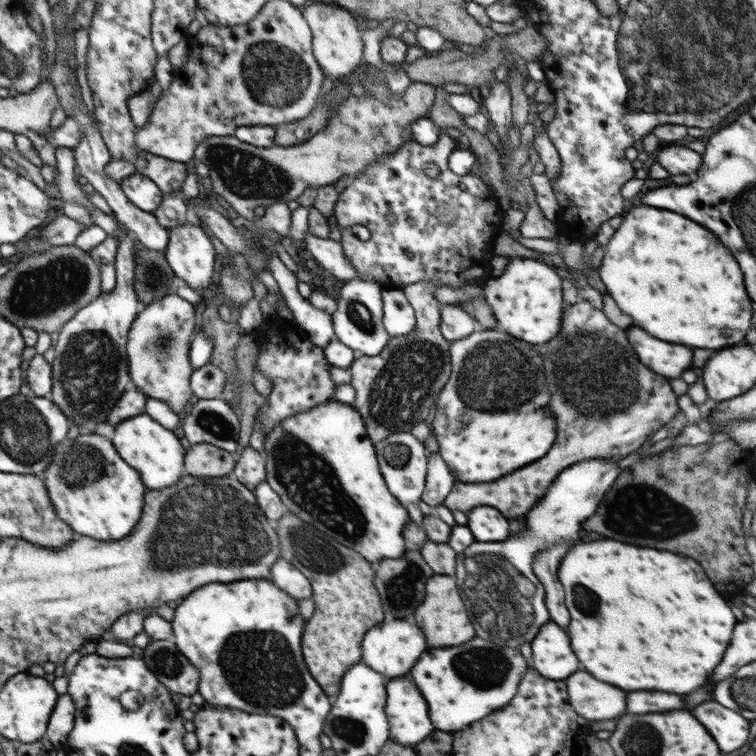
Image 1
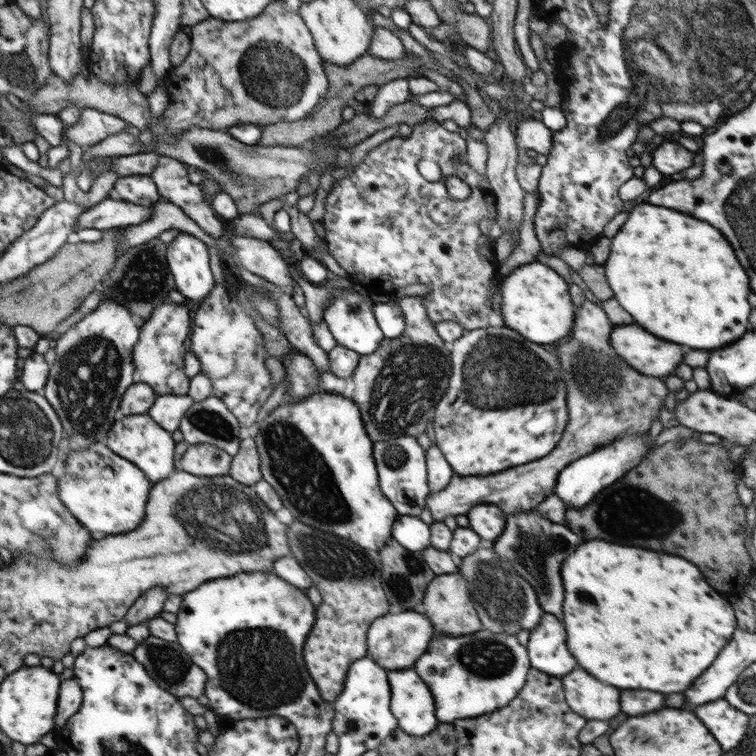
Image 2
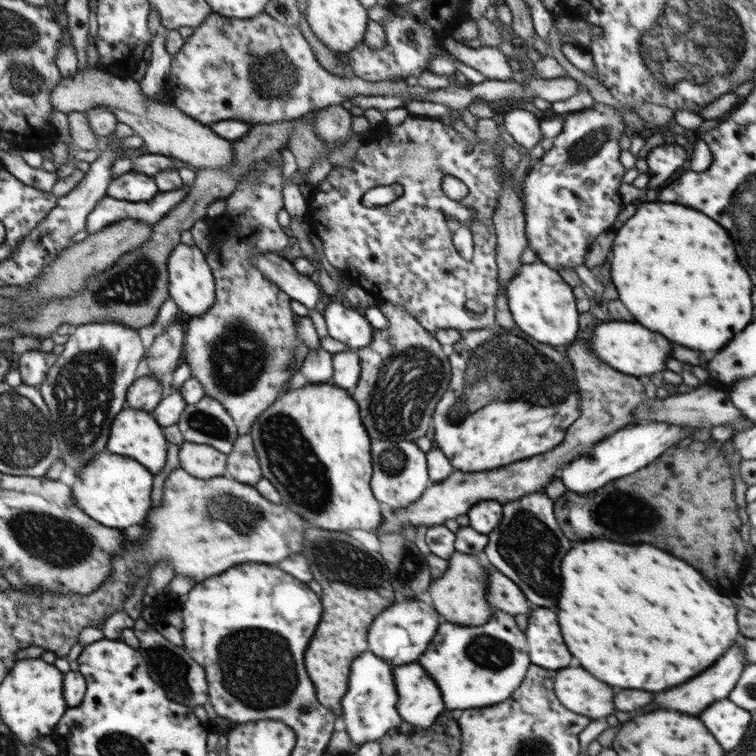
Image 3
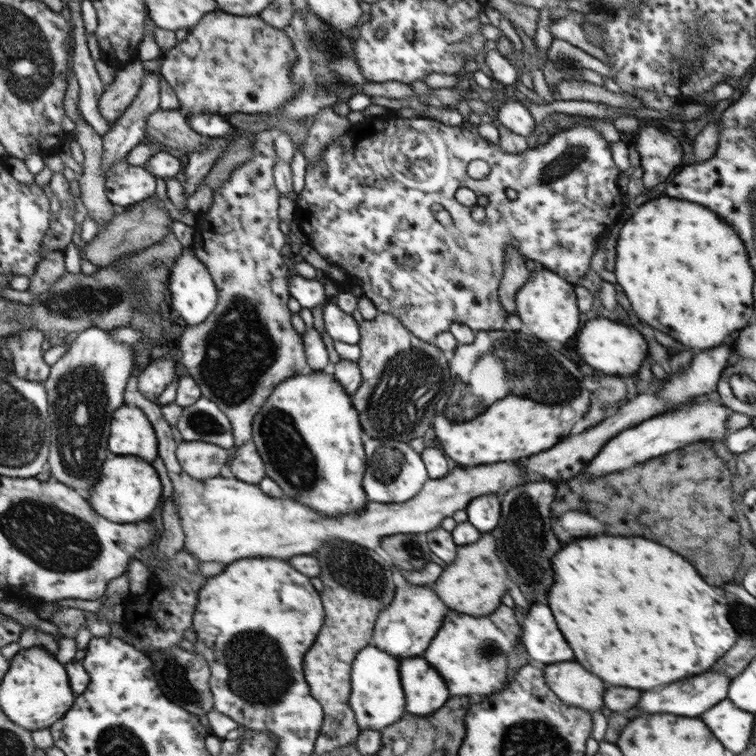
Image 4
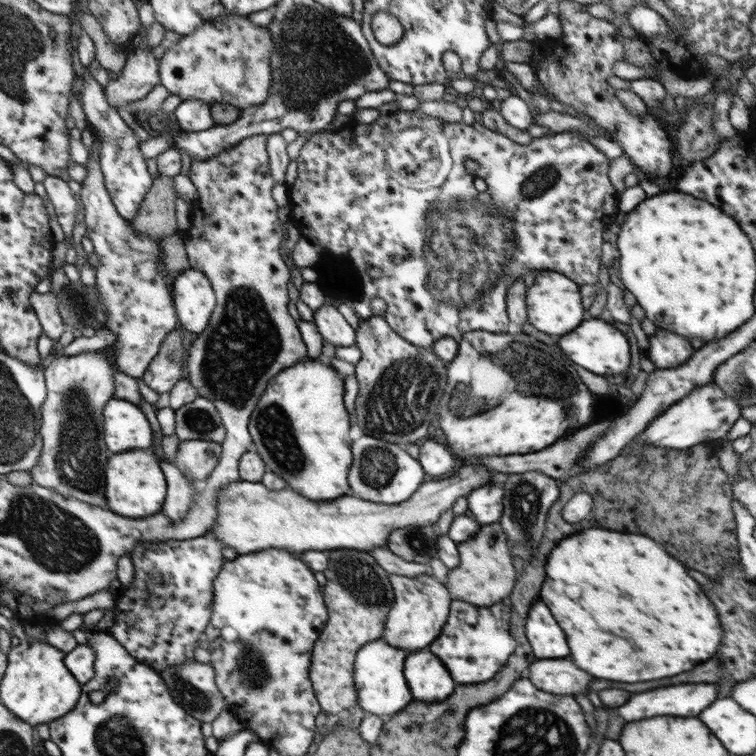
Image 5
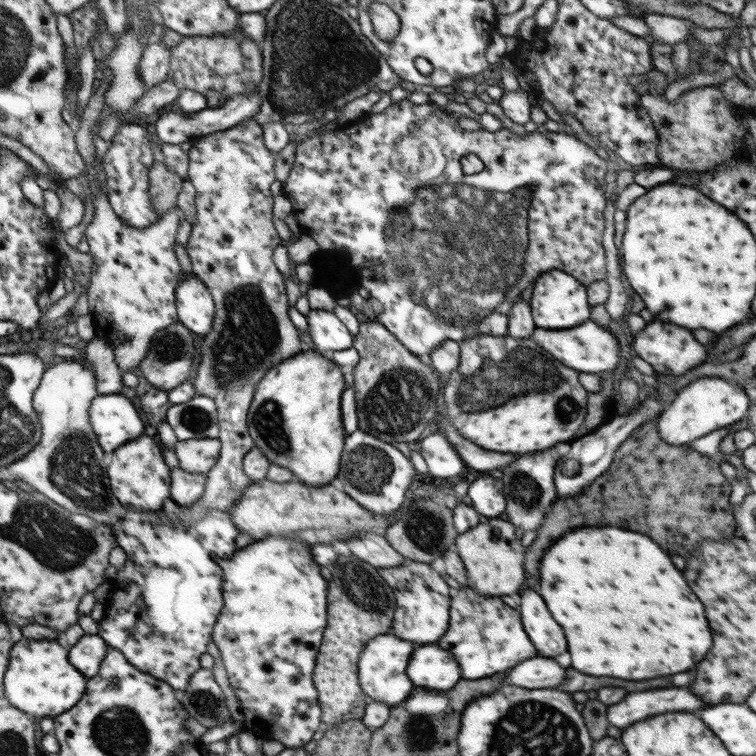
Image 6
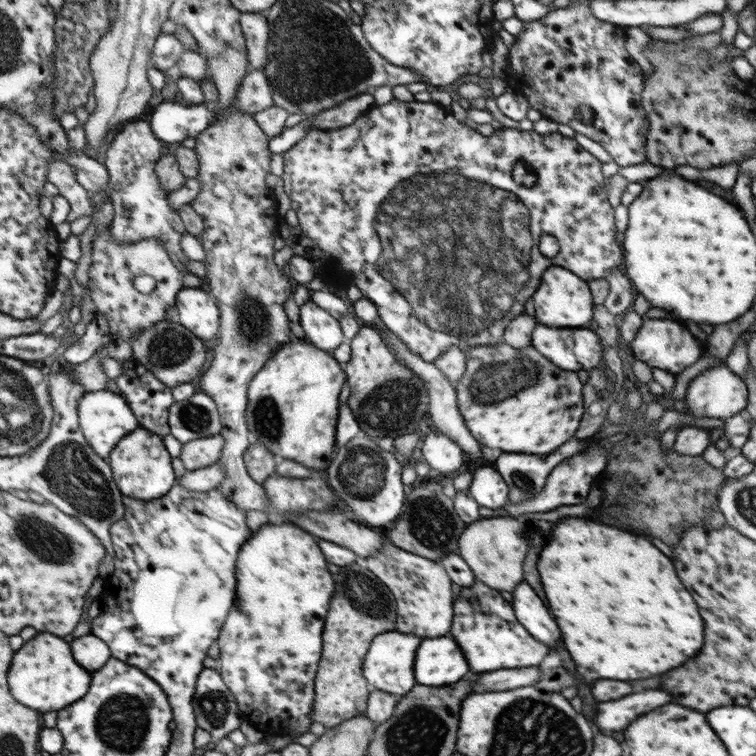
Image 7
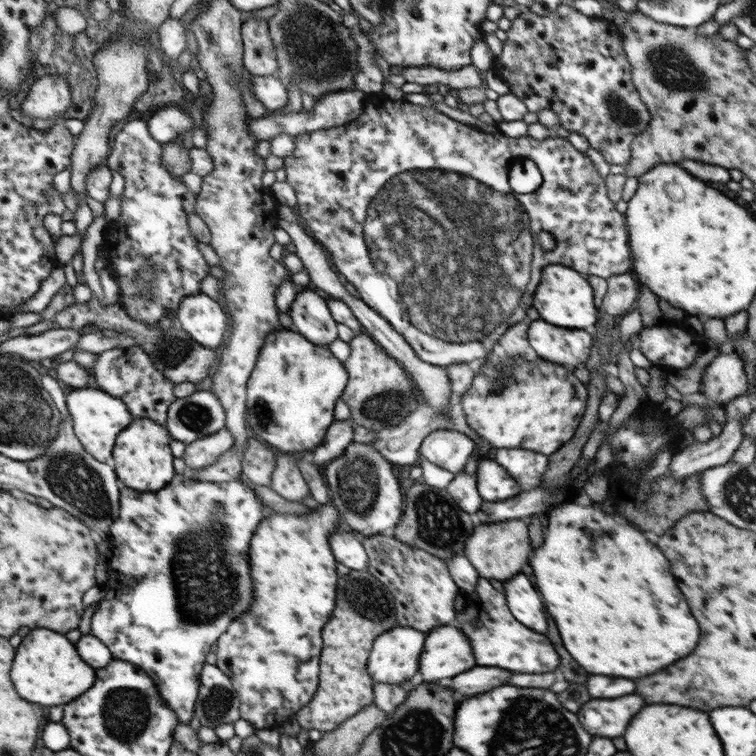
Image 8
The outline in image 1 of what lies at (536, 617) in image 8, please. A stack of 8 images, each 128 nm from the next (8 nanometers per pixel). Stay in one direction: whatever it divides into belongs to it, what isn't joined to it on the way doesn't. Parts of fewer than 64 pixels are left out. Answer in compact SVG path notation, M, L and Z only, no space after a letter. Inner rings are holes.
M548 622L540 628L531 646L532 668L550 680L565 680L580 666L570 650L566 632L554 622Z

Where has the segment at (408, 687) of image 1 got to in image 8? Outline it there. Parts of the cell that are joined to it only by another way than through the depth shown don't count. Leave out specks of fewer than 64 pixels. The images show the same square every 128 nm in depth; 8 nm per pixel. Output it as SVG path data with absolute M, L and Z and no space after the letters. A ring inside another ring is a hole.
M438 626L427 634L425 640L418 668L418 677L422 682L452 678L476 666L472 646L460 628Z

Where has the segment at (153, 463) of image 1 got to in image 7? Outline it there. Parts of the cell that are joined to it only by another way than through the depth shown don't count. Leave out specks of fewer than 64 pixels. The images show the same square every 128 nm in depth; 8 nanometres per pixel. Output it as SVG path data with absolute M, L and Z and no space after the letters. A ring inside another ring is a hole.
M108 389L96 392L84 392L84 398L80 399L79 404L79 422L88 444L92 446L98 456L108 458L114 449L118 446L120 439L128 433L138 428L136 416L128 402L122 398L122 395L108 391Z

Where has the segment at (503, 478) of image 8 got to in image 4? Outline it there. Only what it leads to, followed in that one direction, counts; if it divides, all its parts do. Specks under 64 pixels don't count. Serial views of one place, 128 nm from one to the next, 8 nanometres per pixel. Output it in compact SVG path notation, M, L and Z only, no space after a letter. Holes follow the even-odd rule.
M482 494L472 499L465 508L468 522L476 527L481 533L490 533L499 523L501 516L501 499L498 500L494 494Z

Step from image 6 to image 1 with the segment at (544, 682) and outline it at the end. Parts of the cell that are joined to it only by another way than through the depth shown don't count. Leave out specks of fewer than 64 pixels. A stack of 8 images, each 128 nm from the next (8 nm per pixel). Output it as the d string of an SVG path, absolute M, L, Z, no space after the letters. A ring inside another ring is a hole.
M574 672L564 681L569 704L585 720L612 720L626 710L626 694L620 688L596 680L588 672Z

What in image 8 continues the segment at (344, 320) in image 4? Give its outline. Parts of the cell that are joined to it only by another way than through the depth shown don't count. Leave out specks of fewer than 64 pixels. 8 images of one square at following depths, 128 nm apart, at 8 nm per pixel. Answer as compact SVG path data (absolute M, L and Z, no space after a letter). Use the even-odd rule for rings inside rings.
M309 288L300 289L290 305L293 329L317 345L328 346L338 339L337 322L326 299Z

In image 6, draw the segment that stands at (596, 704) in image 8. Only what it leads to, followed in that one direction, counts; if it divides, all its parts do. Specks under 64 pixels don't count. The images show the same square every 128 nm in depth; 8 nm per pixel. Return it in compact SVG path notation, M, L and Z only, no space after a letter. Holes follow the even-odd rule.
M664 688L628 694L622 702L608 706L608 722L618 728L626 728L648 716L664 714L670 710L696 710L700 708L698 696L686 688Z

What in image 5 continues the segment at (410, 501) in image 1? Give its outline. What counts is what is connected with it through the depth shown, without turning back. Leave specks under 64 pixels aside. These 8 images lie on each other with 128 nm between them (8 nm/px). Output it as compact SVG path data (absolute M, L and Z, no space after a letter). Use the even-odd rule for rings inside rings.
M363 435L352 441L352 463L348 469L351 494L362 500L382 504L406 502L424 482L424 469L419 460L392 444L373 436Z

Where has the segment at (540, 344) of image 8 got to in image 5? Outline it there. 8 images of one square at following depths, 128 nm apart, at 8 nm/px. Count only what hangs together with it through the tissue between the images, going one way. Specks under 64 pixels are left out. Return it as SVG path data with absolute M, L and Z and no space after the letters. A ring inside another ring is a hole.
M587 317L570 334L564 334L558 340L560 351L564 352L574 364L586 368L586 370L610 377L625 372L630 364L630 344L624 333L614 325L599 317Z

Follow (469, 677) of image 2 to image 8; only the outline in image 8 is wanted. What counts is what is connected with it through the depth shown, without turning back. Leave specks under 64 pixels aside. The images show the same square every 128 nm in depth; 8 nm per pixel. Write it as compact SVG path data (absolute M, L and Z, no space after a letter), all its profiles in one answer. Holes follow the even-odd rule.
M480 577L474 590L463 594L463 597L464 604L460 604L460 628L464 628L464 634L472 642L478 666L498 666L522 674L544 674L560 666L560 656L546 634L532 632L514 620L506 605L505 594L495 590L488 580Z

